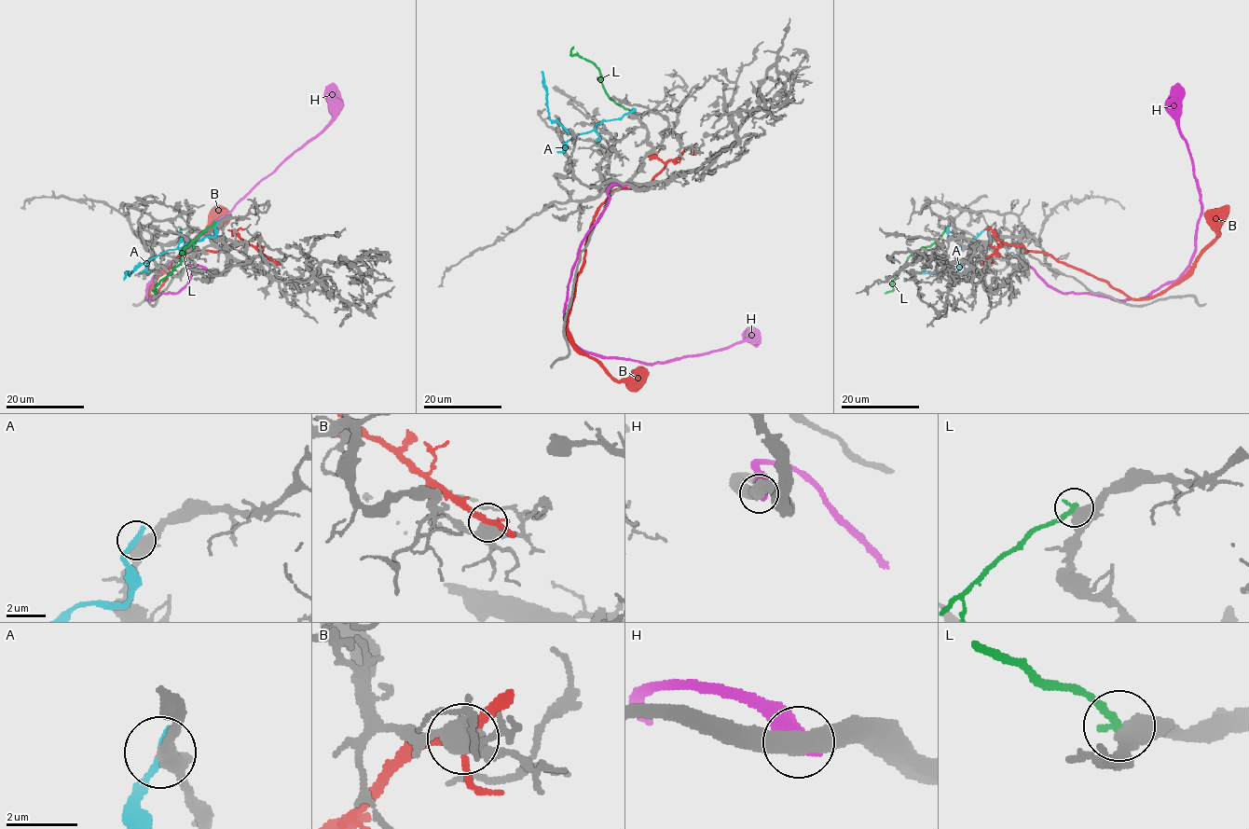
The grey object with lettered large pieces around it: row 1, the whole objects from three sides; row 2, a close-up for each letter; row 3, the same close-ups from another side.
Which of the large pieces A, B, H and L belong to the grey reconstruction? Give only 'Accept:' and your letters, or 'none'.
Accept: none

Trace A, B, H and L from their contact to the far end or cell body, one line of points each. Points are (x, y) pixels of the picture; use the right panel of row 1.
A: (950, 224), (949, 236), (969, 250), (973, 256), (962, 263), (955, 272), (915, 273), (910, 280)
B: (986, 261), (1001, 243), (1022, 245), (1144, 298), (1162, 294), (1190, 271), (1217, 236), (1213, 211), (1215, 218)
H: (1022, 271), (1027, 265), (1061, 292), (1116, 299), (1148, 296), (1187, 266), (1200, 193), (1181, 133), (1177, 83)
L: (951, 223), (934, 242), (916, 251), (909, 258), (893, 281), (893, 290), (885, 293)

